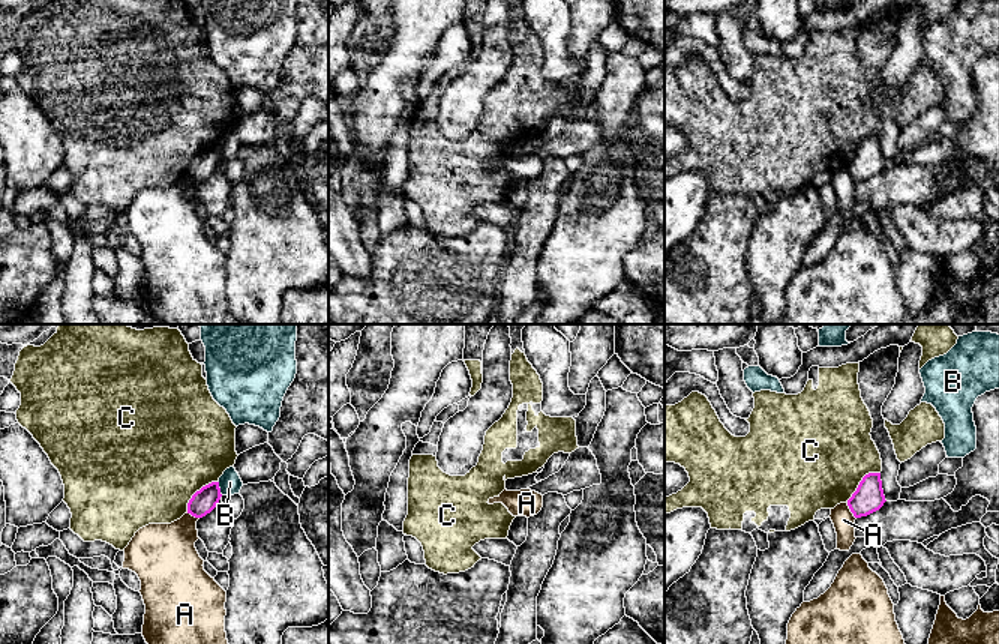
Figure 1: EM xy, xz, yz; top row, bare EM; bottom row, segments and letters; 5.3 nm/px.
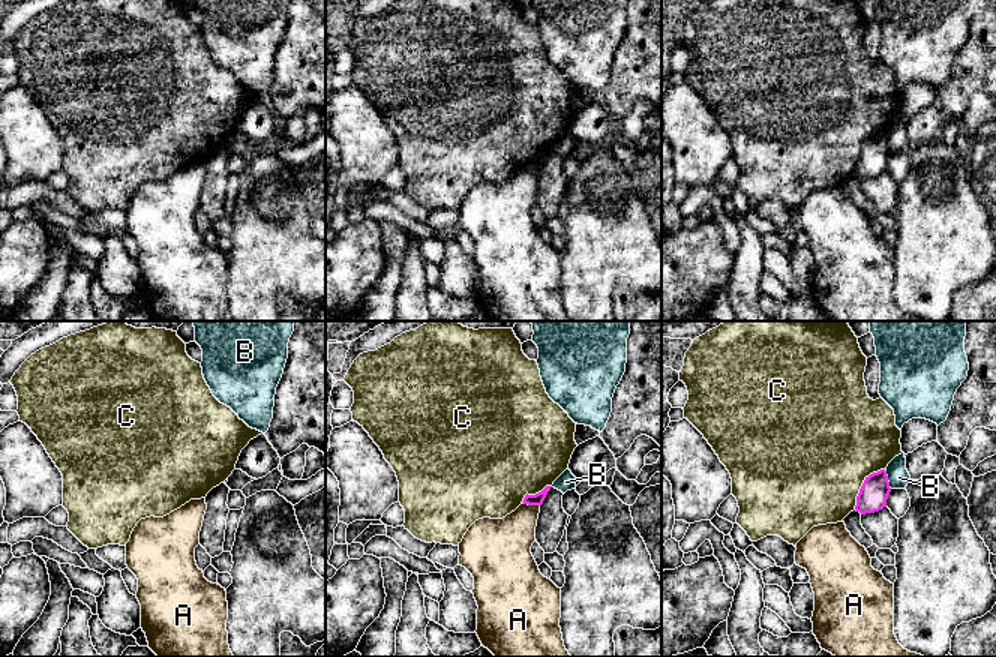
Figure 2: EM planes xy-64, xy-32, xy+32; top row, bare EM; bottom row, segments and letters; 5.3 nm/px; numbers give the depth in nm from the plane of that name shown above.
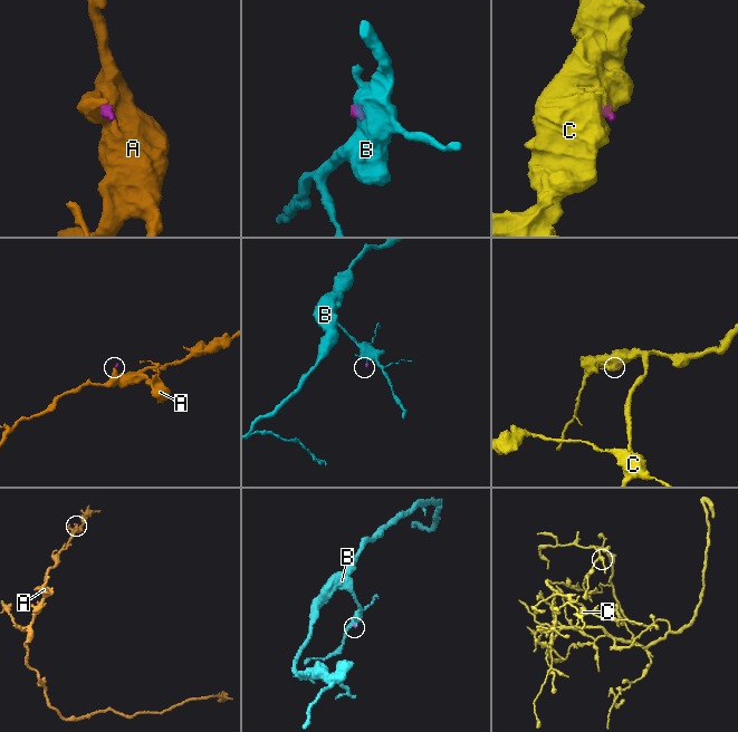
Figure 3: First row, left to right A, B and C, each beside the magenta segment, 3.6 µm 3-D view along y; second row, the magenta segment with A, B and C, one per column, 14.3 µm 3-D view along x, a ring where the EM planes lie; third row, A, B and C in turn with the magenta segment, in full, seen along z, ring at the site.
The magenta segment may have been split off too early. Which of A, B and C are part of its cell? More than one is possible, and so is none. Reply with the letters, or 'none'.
none

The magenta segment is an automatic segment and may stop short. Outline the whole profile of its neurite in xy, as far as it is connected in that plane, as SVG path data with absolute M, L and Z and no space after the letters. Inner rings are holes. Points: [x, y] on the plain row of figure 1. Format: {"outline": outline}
{"outline": "M212 146L192 159L188 167L188 177L195 182L202 182L216 171L220 161L219 146Z"}

